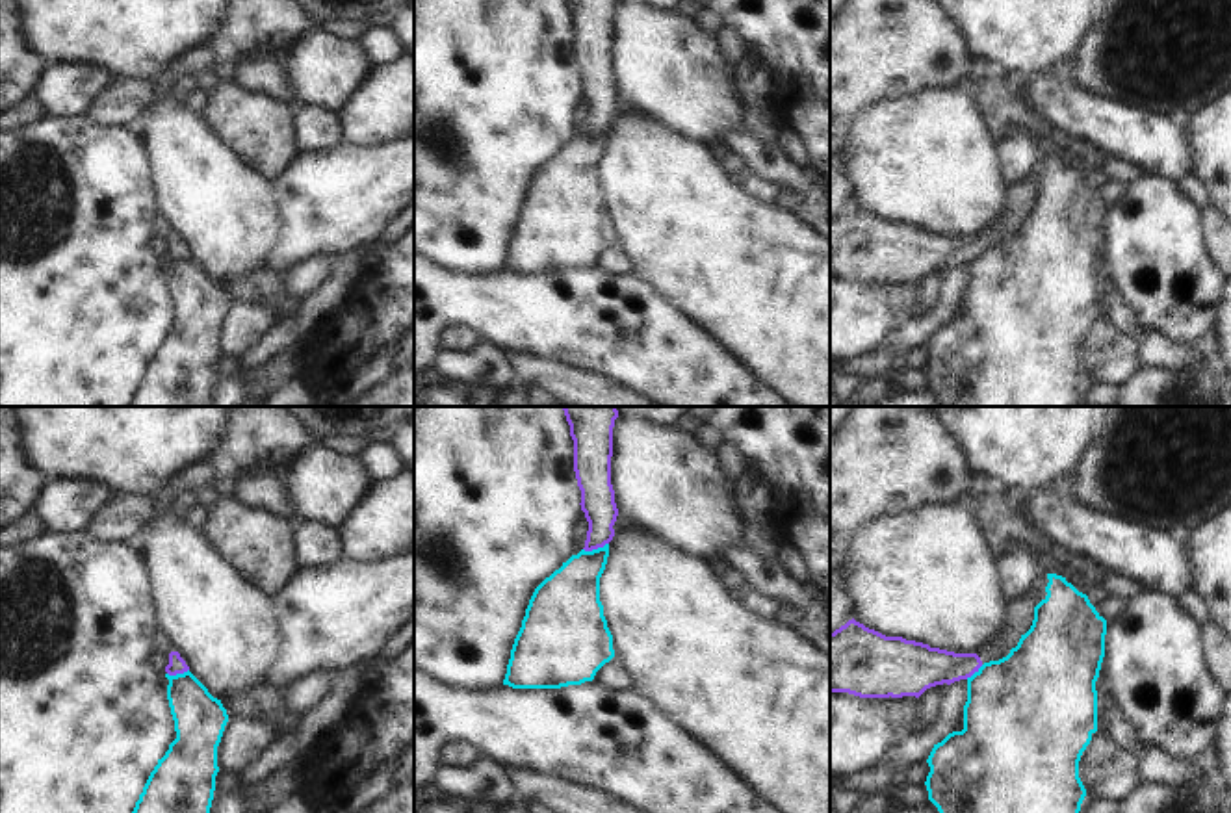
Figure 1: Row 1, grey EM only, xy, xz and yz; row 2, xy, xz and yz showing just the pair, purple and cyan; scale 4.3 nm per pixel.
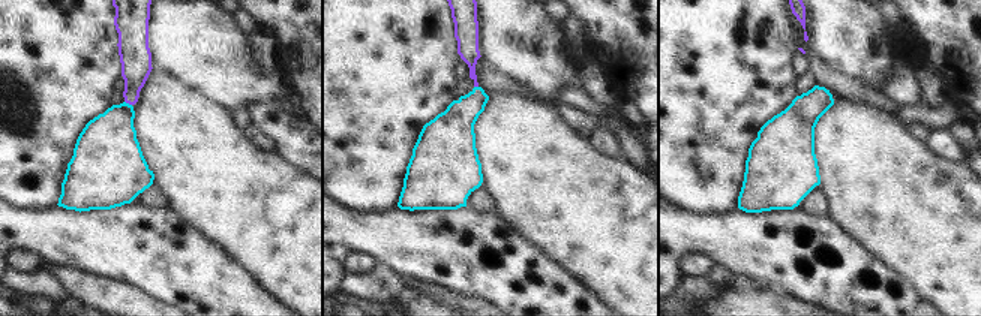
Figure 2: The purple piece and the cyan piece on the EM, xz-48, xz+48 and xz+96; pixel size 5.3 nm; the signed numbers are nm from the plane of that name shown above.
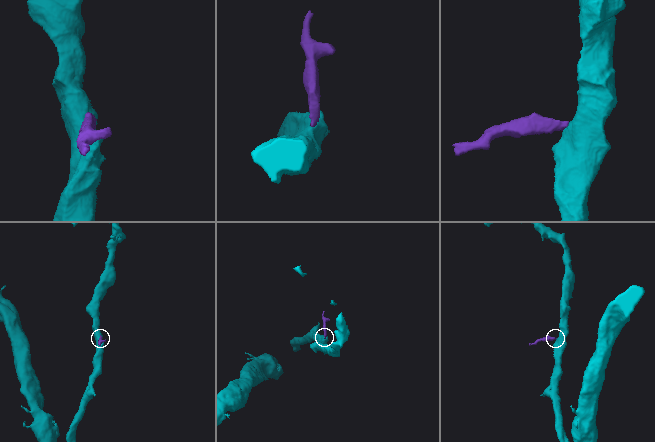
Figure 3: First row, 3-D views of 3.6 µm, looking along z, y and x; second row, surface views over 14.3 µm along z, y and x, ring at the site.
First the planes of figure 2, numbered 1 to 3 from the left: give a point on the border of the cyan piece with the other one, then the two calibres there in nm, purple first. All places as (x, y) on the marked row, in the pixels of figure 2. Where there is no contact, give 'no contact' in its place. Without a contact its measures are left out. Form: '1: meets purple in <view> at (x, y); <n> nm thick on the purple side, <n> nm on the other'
1: meets purple in xz-48 at (128, 102); 170 nm thick on the purple side, 320 nm on the other
2: meets purple in xz+48 at (476, 86); 110 nm thick on the purple side, 200 nm on the other
3: no contact

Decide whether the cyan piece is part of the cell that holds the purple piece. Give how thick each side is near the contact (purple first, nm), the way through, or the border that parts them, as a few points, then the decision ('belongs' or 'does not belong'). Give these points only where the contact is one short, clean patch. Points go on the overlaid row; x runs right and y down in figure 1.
140/260 nm | along xz (608, 542), (583, 550) | does not belong

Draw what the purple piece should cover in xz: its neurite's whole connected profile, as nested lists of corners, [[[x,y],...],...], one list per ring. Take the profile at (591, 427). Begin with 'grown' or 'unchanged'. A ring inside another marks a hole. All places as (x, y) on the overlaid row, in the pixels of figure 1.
unchanged; [[[563,406],[574,440],[574,471],[589,522],[585,551],[609,544],[618,509],[611,484],[616,406]]]

